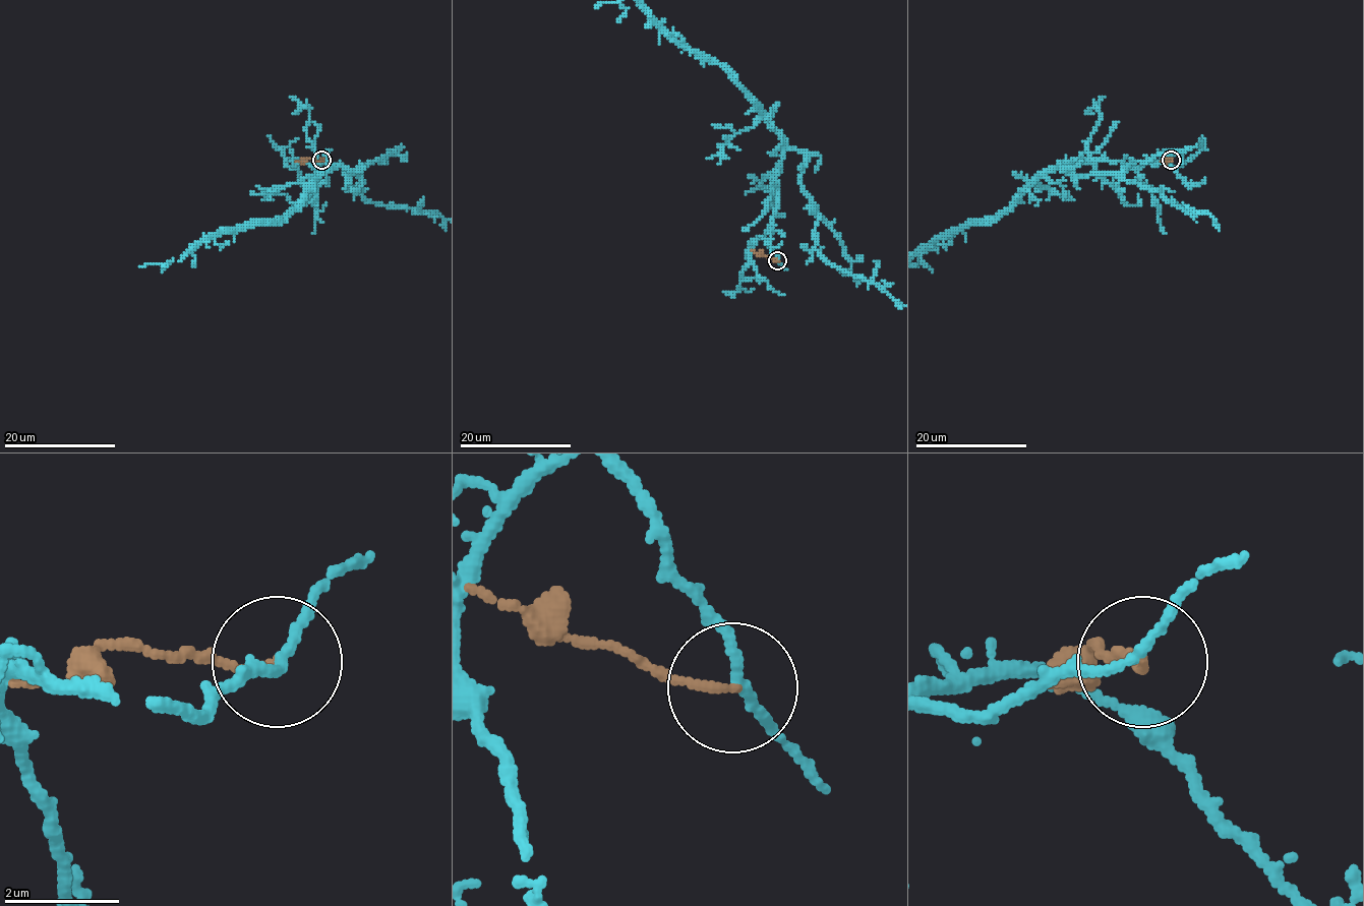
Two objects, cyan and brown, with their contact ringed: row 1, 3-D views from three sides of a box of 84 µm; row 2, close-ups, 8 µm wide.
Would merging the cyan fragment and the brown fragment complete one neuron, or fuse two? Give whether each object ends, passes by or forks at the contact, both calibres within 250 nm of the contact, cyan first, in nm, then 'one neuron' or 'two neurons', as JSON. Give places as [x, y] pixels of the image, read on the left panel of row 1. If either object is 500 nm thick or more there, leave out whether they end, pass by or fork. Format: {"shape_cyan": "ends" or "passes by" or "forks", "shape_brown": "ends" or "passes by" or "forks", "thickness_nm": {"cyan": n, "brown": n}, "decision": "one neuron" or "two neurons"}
{"shape_cyan": "passes by", "shape_brown": "ends", "thickness_nm": {"cyan": 150, "brown": 140}, "decision": "two neurons"}

